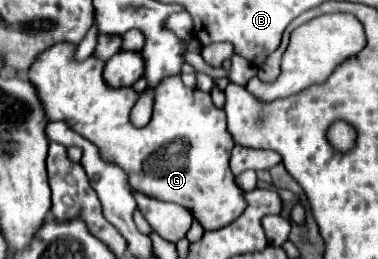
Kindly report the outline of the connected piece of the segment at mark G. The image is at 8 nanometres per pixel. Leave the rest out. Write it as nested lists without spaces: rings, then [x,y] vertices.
[[[58,43],[50,49],[46,49],[36,63],[28,69],[28,79],[36,85],[40,99],[44,103],[44,111],[48,113],[50,121],[64,121],[68,123],[76,133],[92,141],[96,147],[100,147],[100,153],[116,161],[128,175],[130,175],[130,185],[132,189],[160,199],[168,203],[178,203],[184,209],[188,209],[194,219],[204,227],[204,231],[214,231],[220,227],[226,227],[232,223],[240,213],[246,209],[246,199],[244,191],[236,185],[234,175],[230,171],[230,153],[234,149],[232,135],[226,129],[226,115],[222,109],[218,109],[210,95],[200,91],[200,89],[188,89],[184,87],[180,77],[170,77],[164,79],[164,85],[156,89],[156,99],[154,99],[154,113],[148,125],[144,127],[134,127],[130,123],[130,109],[134,107],[138,93],[130,87],[122,89],[112,89],[106,85],[102,77],[104,61],[96,57],[88,57],[86,61],[78,63],[74,61],[74,45]]]

